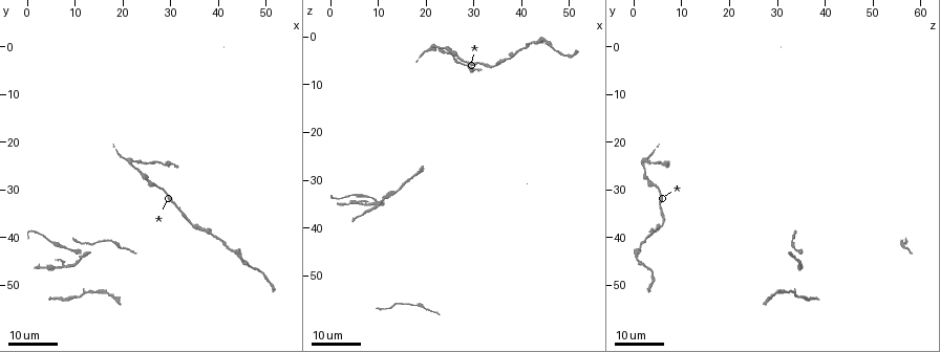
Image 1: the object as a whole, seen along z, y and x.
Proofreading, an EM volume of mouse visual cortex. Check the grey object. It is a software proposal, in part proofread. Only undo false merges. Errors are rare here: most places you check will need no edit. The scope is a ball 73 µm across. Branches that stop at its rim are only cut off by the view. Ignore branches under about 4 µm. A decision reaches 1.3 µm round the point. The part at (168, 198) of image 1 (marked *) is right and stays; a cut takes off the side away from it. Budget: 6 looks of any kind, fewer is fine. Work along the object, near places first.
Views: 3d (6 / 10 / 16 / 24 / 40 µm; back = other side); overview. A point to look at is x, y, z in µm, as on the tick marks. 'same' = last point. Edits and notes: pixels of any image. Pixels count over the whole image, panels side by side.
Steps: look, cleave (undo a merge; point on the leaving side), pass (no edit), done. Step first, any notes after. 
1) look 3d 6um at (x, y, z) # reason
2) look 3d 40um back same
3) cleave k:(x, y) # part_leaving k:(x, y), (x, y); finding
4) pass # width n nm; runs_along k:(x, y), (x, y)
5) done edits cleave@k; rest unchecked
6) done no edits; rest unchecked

look 3d 24um at (11.0, 43.0, 34.5)

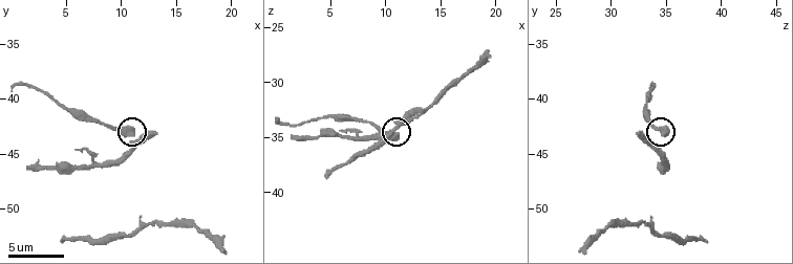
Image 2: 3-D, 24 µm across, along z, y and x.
look 3d 10um at (11.0, 42.8, 35.0) # zoom in

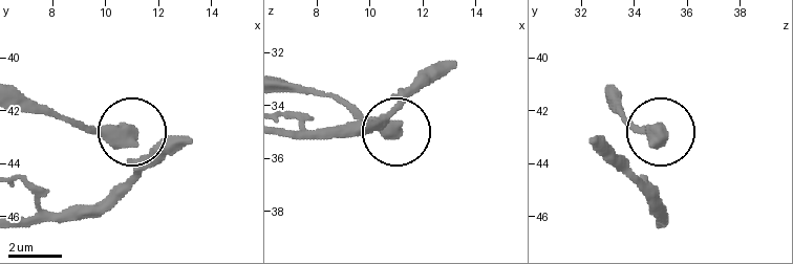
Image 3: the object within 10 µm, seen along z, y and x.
pass # one neuron here

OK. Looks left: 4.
look 3d 6um at (8.4, 46.2, 34.8) # thick turns thin

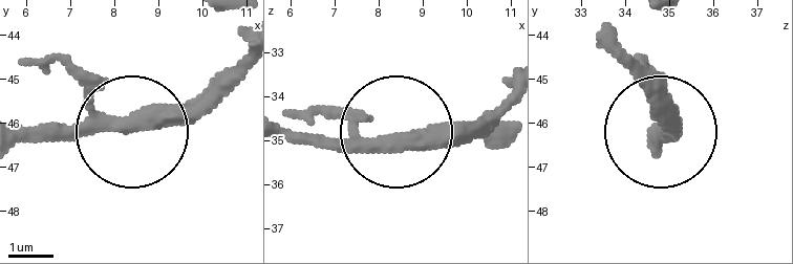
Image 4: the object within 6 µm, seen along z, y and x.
pass # width 300 nm; continuous, no second neuron

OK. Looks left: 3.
look 3d 10um at (5.0, 40.8, 33.2) # thick turns thin

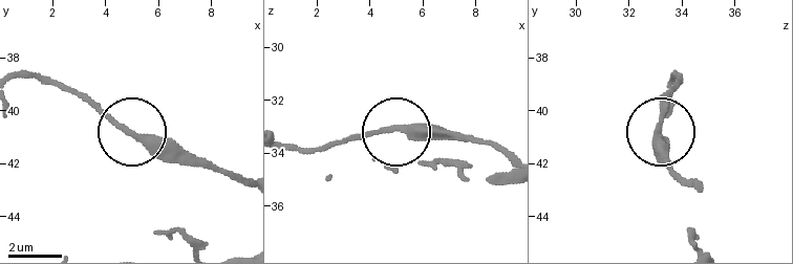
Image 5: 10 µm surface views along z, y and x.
look 3d 6um at (5.1, 41.0, 33.1) # zoom in

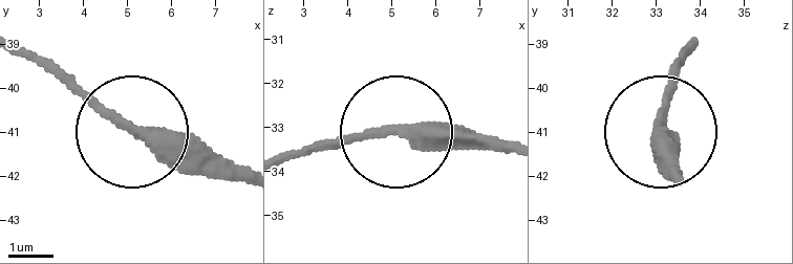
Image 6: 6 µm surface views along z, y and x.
pass # all the same neuron

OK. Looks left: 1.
done no edits; rest unchecked

